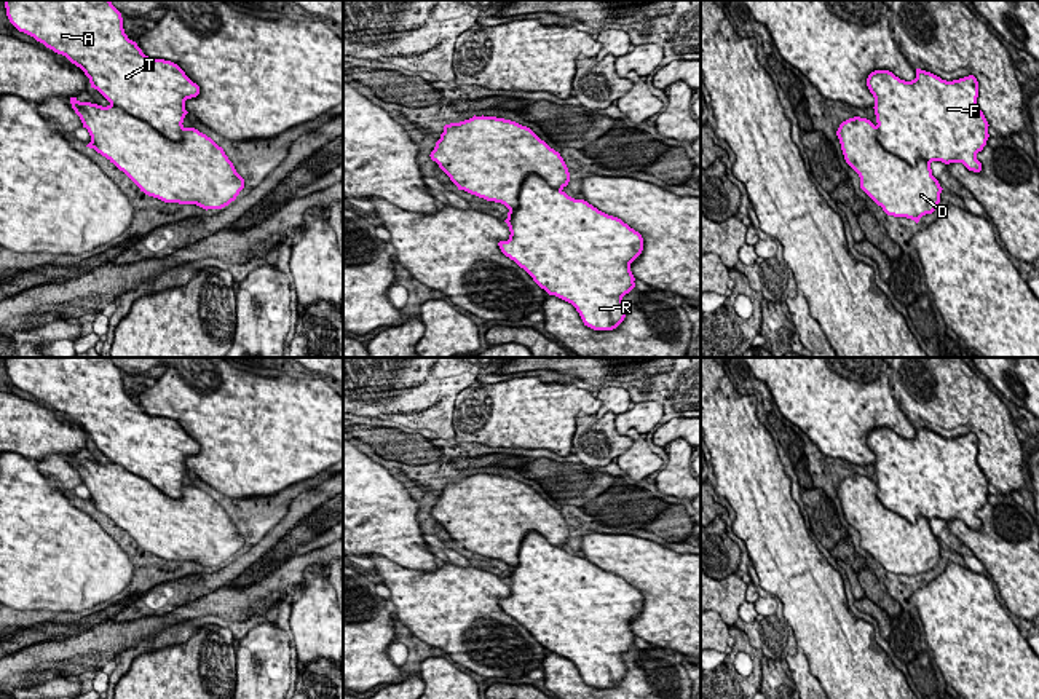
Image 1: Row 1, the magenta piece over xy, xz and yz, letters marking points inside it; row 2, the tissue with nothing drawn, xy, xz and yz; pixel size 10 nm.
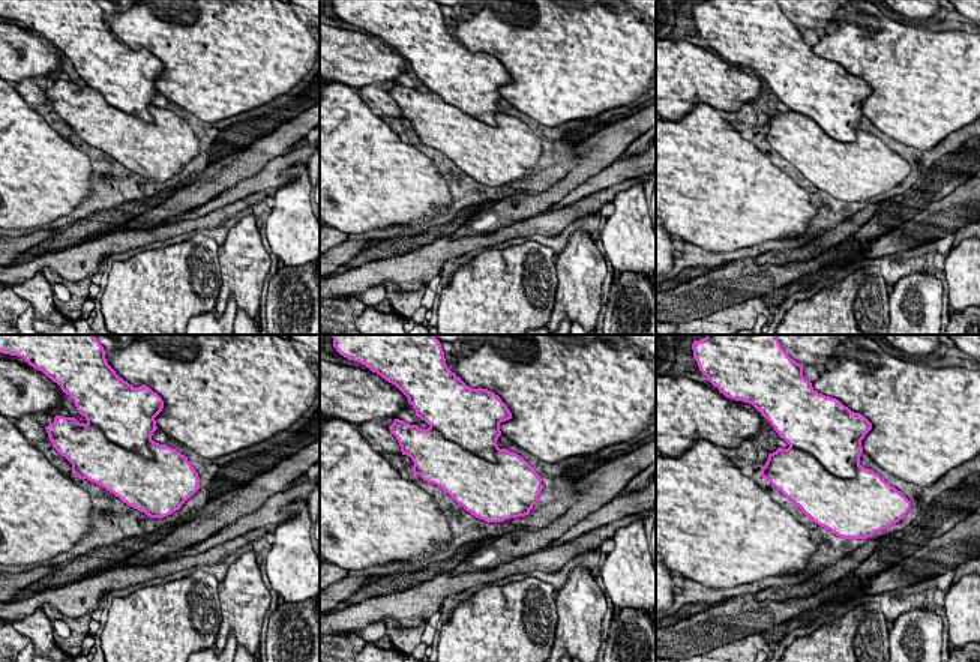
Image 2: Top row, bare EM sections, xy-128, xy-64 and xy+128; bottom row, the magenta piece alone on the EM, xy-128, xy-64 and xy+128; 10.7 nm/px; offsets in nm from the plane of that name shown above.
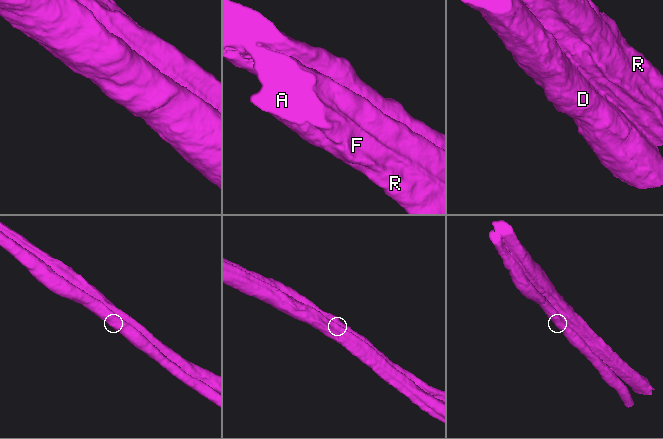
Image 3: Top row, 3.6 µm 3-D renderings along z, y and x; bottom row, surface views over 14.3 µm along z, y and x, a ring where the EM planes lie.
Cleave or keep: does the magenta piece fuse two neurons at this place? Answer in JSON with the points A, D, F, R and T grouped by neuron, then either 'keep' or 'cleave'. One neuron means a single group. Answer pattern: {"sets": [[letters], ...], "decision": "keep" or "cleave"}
{"sets": [["A", "F", "R", "T"], ["D"]], "decision": "cleave"}

